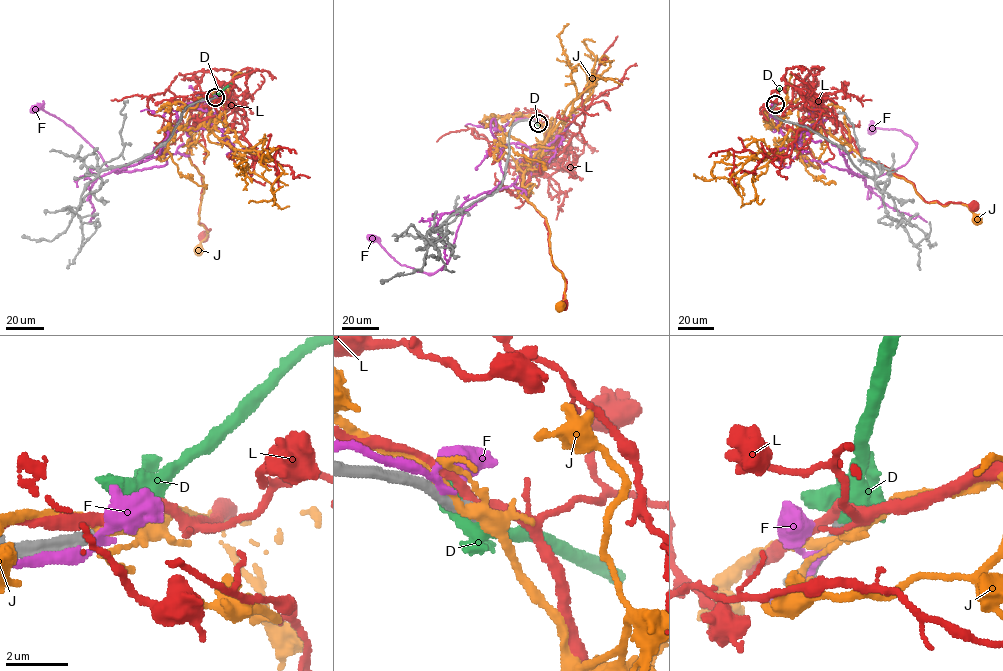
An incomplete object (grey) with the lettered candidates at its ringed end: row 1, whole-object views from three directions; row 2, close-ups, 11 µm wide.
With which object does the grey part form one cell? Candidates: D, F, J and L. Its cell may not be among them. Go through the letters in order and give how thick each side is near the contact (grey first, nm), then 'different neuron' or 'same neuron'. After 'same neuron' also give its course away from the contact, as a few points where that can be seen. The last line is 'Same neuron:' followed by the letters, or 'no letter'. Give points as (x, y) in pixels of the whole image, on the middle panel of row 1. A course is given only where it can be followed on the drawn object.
D: 420 nm thick on the grey side, 550 nm on the other; same neuron; it runs (538, 122), (552, 128)
F: 360 nm thick on the grey side, 240 nm on the other; different neuron
J: 500 nm thick on the grey side, 260 nm on the other; different neuron
L: 440 nm thick on the grey side, 320 nm on the other; different neuron
Same neuron: D

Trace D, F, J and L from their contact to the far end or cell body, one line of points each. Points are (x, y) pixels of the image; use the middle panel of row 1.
D: (538, 122), (552, 128)
F: (536, 121), (503, 131), (491, 121), (503, 179), (462, 215), (434, 273), (372, 239)
J: (536, 122), (543, 141), (523, 174), (523, 190), (548, 225), (552, 262), (565, 281), (560, 306)
L: (537, 122), (549, 143), (543, 158), (553, 165), (523, 189), (545, 218), (565, 282), (563, 305)

